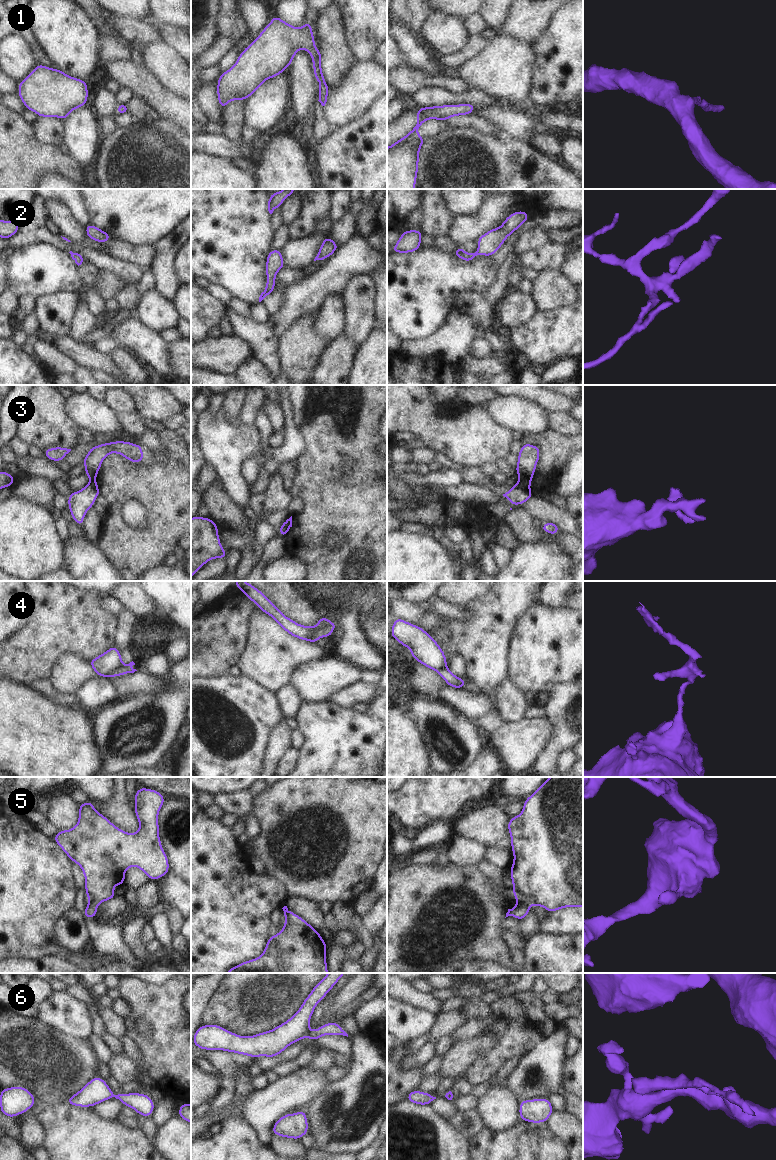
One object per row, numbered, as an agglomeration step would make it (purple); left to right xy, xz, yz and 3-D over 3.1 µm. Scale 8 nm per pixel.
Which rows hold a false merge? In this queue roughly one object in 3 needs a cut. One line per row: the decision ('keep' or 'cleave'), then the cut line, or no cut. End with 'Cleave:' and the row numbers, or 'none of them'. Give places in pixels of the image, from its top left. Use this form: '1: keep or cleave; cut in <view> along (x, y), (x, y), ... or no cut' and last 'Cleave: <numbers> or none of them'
1: keep; no cut
2: keep; no cut
3: cleave; cut in yz along (520, 479), (528, 485)
4: cleave; cut in xz along (330, 623), (318, 628), (308, 640)
5: keep; no cut
6: keep; no cut
Cleave: 3, 4

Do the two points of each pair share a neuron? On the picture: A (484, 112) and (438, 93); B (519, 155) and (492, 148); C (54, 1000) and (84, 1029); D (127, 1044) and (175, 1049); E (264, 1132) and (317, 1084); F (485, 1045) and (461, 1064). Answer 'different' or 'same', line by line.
A: different
B: same
C: same
D: different
E: same
F: same

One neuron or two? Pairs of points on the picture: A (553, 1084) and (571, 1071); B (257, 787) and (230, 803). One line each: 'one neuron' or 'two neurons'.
A: two neurons
B: two neurons

